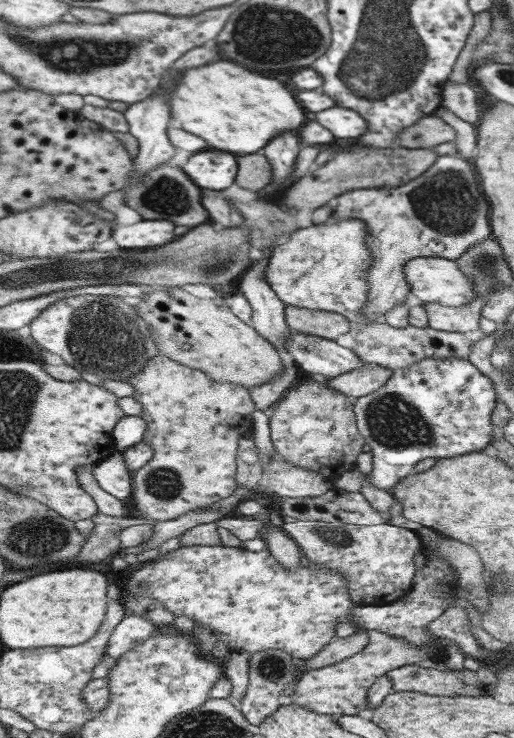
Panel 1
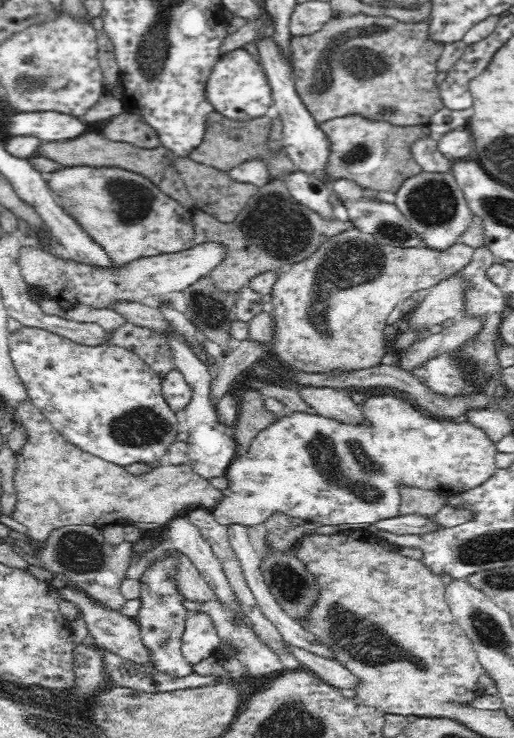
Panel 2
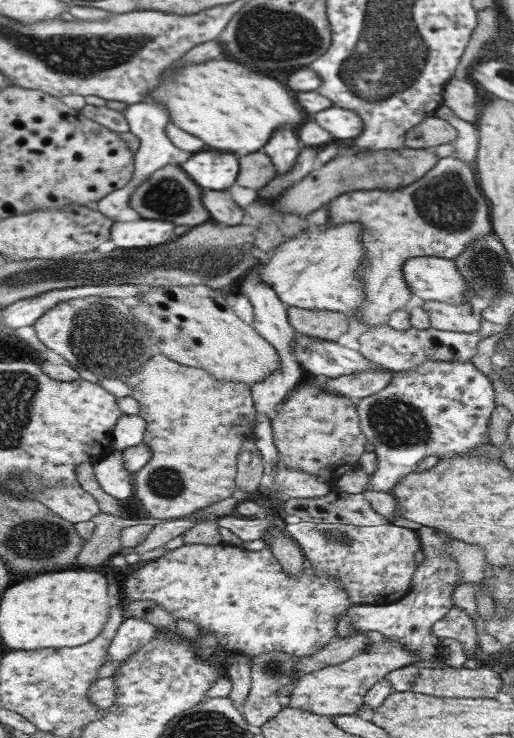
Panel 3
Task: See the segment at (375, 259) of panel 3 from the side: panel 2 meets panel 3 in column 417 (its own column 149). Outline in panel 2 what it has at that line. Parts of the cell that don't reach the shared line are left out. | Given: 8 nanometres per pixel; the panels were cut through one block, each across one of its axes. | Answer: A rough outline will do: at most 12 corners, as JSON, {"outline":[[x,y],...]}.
{"outline":[[138,172],[46,182],[116,265],[193,246],[192,210]]}

